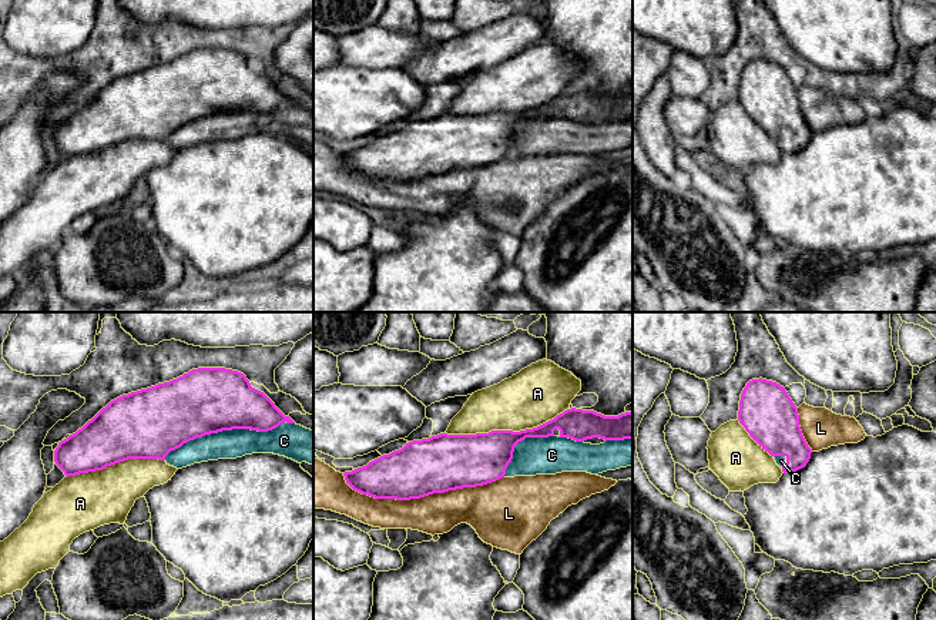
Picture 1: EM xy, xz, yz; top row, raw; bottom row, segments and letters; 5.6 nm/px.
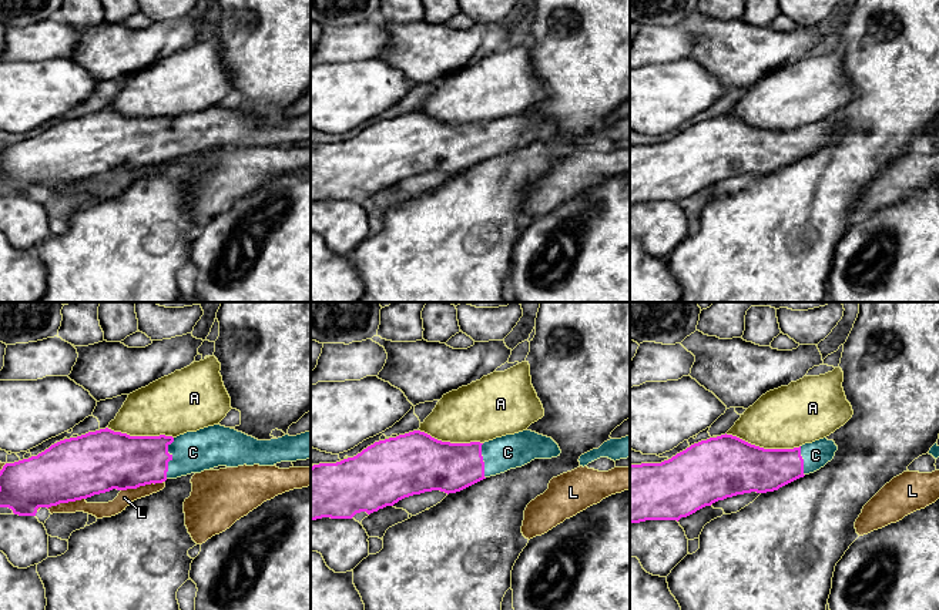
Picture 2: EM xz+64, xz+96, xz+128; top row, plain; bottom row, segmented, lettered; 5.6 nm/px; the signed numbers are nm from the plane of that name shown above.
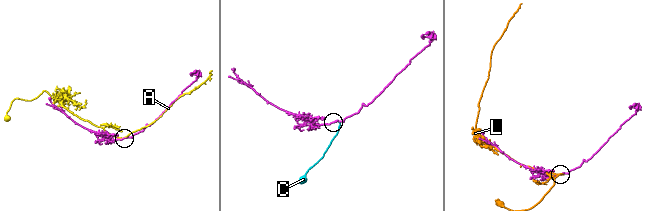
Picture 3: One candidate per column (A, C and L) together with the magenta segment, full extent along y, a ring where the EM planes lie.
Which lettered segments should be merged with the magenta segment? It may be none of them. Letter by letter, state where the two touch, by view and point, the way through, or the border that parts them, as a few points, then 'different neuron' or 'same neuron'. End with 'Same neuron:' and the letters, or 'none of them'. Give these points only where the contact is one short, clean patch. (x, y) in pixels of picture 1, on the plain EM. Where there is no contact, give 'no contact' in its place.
A: xz (506, 111) | different neuron
C: xy (228, 110) | same neuron
L: xz (420, 177) | different neuron
Same neuron: C

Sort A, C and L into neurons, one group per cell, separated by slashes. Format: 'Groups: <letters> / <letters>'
Groups: A / C / L

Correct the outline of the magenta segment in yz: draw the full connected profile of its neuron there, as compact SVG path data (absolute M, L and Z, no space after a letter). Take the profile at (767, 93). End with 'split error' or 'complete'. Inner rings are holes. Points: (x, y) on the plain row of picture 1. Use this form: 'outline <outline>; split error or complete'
outline M749 61L741 74L738 101L784 154L809 143L812 130L802 115L798 88L779 64Z; split error

